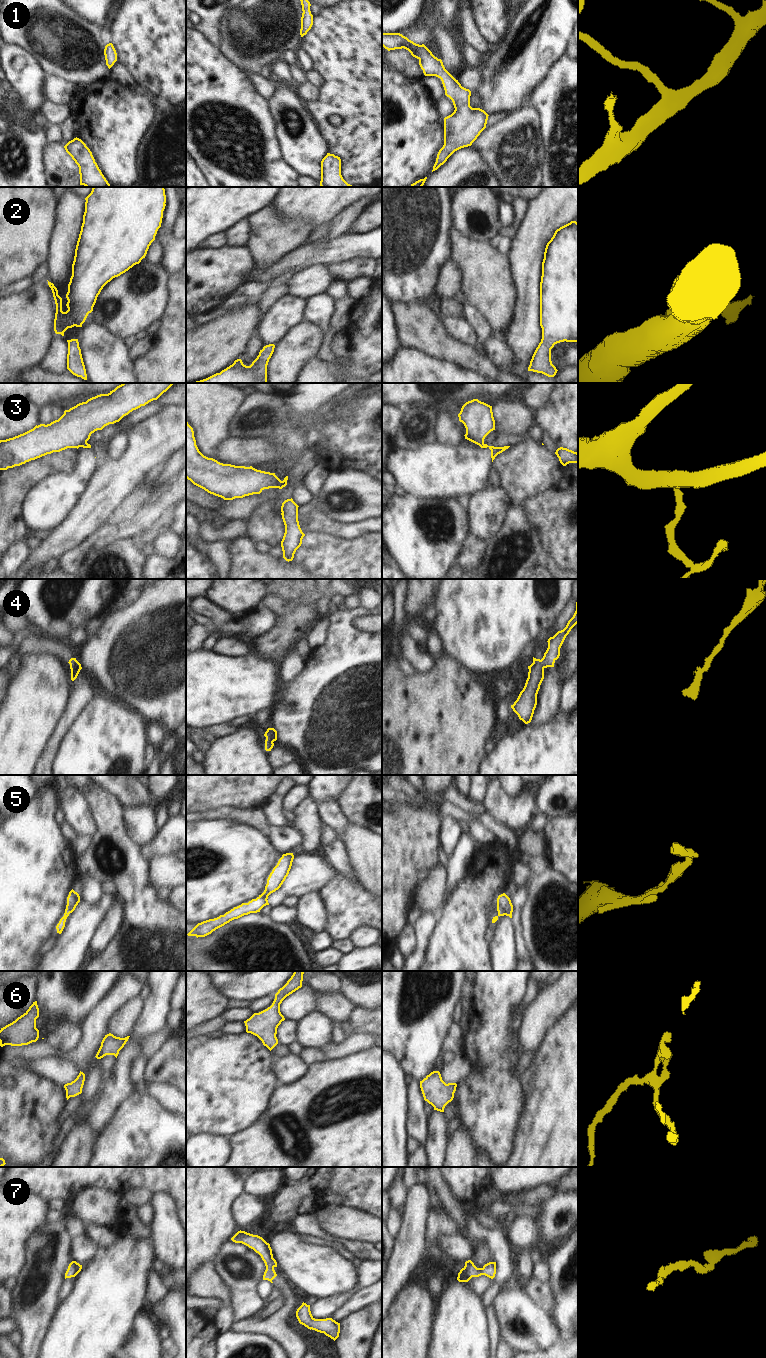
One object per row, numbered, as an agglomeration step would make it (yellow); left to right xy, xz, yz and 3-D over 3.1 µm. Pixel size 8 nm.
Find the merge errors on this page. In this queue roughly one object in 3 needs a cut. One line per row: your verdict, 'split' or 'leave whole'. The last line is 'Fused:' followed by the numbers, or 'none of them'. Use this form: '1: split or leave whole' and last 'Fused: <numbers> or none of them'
1: leave whole
2: leave whole
3: split
4: leave whole
5: leave whole
6: leave whole
7: leave whole
Fused: 3

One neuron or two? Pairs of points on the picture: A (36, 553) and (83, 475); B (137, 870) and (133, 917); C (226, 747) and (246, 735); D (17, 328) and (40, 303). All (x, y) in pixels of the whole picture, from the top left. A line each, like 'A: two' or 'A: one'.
A: two
B: one
C: one
D: one

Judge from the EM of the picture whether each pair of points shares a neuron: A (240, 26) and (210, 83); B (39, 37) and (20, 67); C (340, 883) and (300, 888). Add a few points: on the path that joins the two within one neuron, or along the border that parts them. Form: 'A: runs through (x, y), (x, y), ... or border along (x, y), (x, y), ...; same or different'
A: border along (216, 47), (243, 70); different
B: border along (21, 46), (30, 53); different
C: border along (337, 872), (320, 890); different

